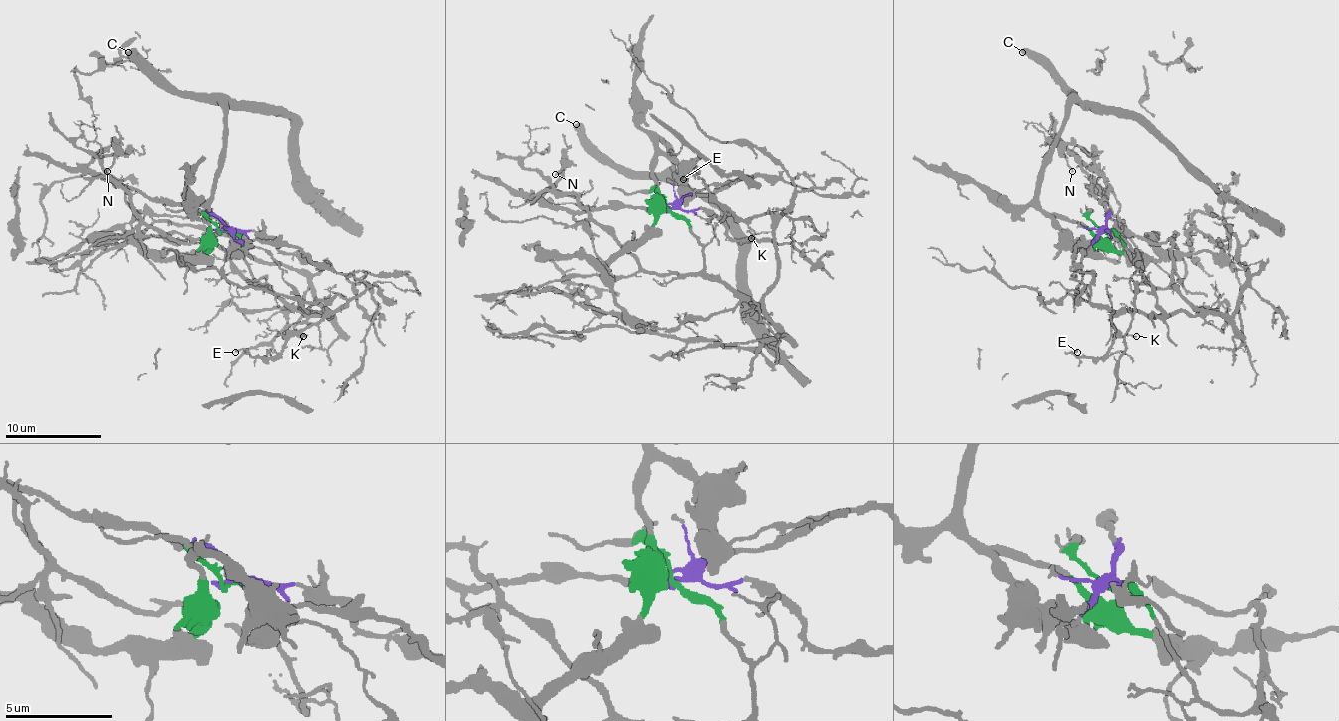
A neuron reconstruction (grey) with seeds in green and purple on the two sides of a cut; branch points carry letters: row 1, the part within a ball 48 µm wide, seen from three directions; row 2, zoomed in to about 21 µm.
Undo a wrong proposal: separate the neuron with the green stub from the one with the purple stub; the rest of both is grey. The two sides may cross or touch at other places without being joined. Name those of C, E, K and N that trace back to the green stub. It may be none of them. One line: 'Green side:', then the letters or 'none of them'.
Green side: C, E, K

